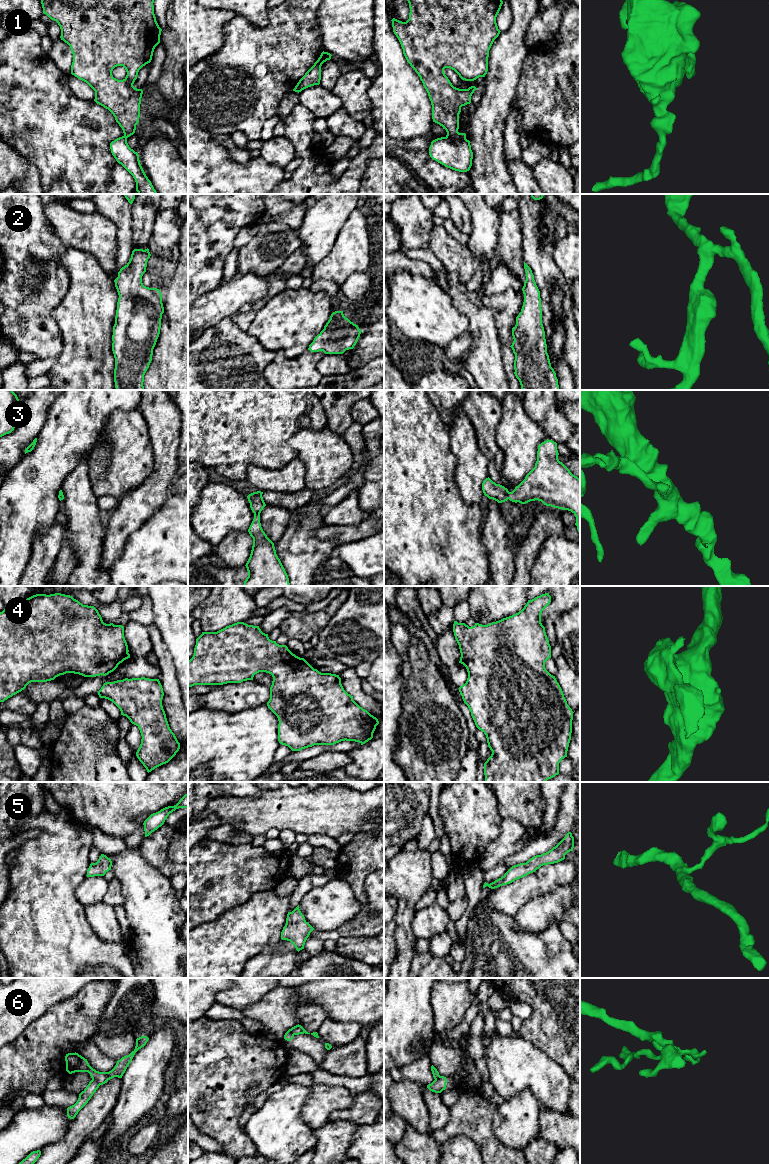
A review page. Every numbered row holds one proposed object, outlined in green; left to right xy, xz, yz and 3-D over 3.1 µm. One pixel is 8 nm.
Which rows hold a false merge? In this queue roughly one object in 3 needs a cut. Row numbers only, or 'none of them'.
1, 6

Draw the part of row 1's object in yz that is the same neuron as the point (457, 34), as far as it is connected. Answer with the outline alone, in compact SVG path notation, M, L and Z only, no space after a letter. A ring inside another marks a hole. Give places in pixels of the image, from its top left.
M407 0L410 13L406 22L393 18L393 32L398 38L403 54L420 77L432 105L433 122L446 130L447 135L455 137L459 129L459 114L461 107L471 103L471 96L478 88L471 86L468 89L459 89L452 85L444 73L445 68L454 70L462 80L474 81L485 77L488 71L489 50L500 30L496 17L503 4L502 0Z

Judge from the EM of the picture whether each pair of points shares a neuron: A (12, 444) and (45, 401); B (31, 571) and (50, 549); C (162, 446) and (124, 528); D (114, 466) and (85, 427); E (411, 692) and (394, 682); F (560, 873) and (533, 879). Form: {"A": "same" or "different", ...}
{"A": "same", "B": "same", "C": "same", "D": "different", "E": "different", "F": "same"}

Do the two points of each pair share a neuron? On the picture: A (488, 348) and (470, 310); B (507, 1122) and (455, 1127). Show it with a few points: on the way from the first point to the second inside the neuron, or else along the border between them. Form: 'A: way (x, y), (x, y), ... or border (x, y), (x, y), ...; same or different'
A: way (482, 339), (482, 324), (479, 319); same
B: border (496, 1106), (493, 1117), (493, 1132), (503, 1144); different

